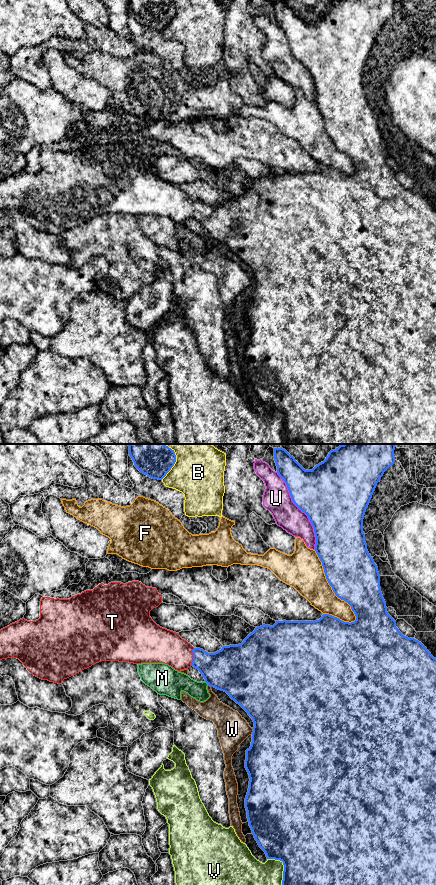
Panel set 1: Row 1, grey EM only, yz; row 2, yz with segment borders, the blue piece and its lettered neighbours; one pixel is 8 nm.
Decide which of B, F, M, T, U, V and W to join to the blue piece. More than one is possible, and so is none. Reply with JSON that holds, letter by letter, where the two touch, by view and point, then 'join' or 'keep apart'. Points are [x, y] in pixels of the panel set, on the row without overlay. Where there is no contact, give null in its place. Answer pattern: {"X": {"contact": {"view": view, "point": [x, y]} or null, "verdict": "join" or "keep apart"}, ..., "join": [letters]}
{"B": {"contact": {"view": "yz", "point": [174, 15]}, "verdict": "keep apart"}, "F": {"contact": {"view": "yz", "point": [332, 140]}, "verdict": "keep apart"}, "M": {"contact": {"view": "yz", "point": [207, 235]}, "verdict": "keep apart"}, "T": {"contact": {"view": "yz", "point": [193, 209]}, "verdict": "join"}, "U": {"contact": {"view": "yz", "point": [302, 63]}, "verdict": "keep apart"}, "V": {"contact": {"view": "yz", "point": [284, 421]}, "verdict": "keep apart"}, "W": {"contact": {"view": "yz", "point": [253, 283]}, "verdict": "keep apart"}, "join": ["T"]}

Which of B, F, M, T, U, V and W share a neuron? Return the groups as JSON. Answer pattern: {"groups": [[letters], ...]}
{"groups": [["B"], ["F"], ["M"], ["T"], ["U", "W"], ["V"]]}

